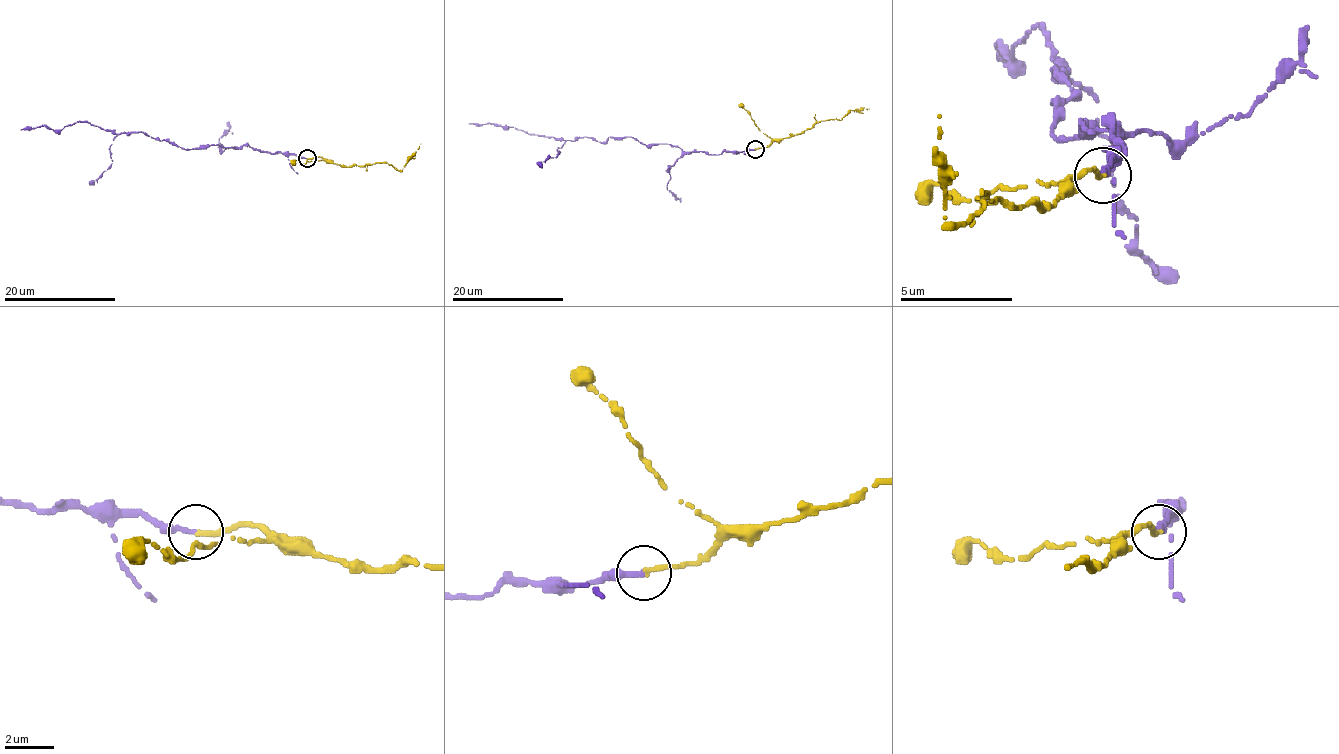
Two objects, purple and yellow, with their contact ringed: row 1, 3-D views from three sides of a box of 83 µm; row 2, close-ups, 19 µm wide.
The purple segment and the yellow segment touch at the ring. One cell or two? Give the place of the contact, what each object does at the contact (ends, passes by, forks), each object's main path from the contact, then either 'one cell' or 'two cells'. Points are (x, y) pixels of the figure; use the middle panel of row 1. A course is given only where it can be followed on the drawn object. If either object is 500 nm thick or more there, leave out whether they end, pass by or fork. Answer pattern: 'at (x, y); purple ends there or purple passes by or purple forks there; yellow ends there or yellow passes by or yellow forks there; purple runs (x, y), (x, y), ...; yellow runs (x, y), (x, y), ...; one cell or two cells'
at (755, 149); purple ends there; yellow ends there; purple runs (754, 149), (708, 155), (668, 144), (646, 145), (629, 137), (574, 141), (468, 123); yellow runs (754, 148), (768, 147), (774, 141), (800, 134), (821, 120), (840, 120), (849, 112), (868, 109); one cell

